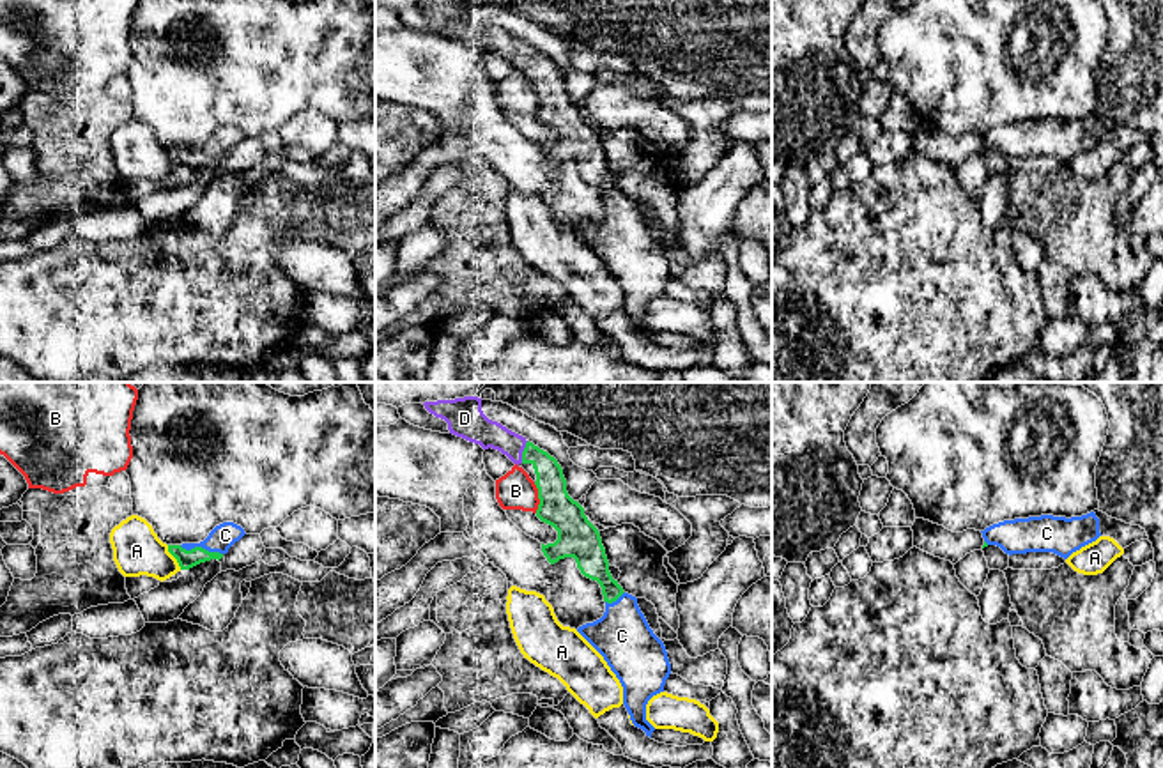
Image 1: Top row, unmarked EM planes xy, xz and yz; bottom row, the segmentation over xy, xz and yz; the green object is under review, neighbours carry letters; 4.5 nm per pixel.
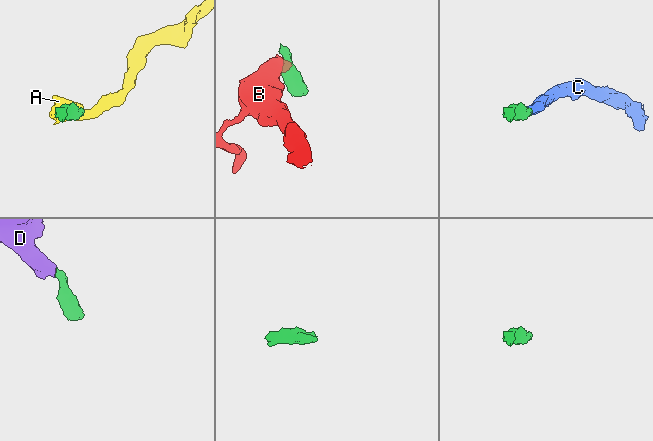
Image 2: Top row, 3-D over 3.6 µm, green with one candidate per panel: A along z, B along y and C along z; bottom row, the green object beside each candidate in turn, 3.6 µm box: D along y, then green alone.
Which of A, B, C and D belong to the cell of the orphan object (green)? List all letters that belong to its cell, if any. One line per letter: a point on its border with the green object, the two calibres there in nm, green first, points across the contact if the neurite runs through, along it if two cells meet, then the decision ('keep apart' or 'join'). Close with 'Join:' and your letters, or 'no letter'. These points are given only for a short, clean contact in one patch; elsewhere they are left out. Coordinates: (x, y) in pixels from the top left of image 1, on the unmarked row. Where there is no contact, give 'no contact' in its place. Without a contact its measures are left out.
A: contact xy (174, 160); calibres 90 and 220 nm; border xy (167, 149), (167, 154), (181, 172); keep apart
B: contact xz (539, 101); calibres 180 and 180 nm; border xz (533, 85), (539, 96), (537, 115); keep apart
C: contact xy (200, 151); calibres 90 and 110 nm; way xy (186, 163), (200, 151), (213, 151), (225, 138); join
D: contact xz (523, 55); calibres 140 and 140 nm; way xz (551, 87), (549, 76), (523, 55), (475, 30); join
Join: C, D

